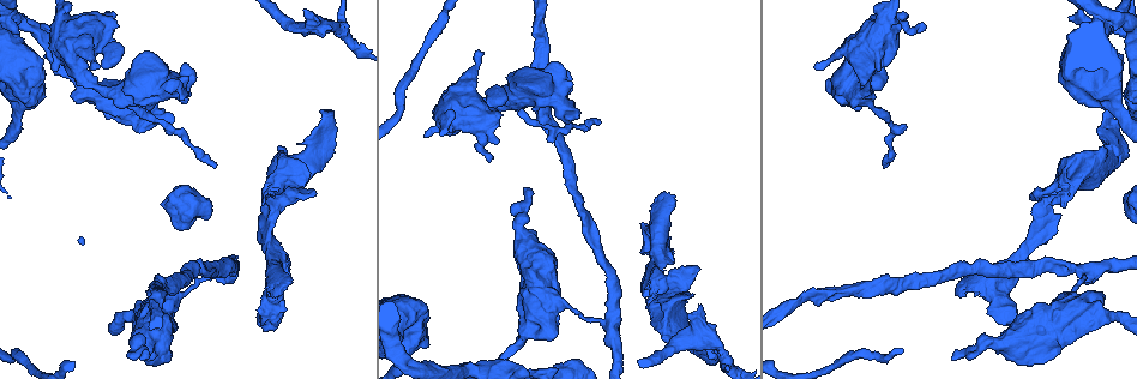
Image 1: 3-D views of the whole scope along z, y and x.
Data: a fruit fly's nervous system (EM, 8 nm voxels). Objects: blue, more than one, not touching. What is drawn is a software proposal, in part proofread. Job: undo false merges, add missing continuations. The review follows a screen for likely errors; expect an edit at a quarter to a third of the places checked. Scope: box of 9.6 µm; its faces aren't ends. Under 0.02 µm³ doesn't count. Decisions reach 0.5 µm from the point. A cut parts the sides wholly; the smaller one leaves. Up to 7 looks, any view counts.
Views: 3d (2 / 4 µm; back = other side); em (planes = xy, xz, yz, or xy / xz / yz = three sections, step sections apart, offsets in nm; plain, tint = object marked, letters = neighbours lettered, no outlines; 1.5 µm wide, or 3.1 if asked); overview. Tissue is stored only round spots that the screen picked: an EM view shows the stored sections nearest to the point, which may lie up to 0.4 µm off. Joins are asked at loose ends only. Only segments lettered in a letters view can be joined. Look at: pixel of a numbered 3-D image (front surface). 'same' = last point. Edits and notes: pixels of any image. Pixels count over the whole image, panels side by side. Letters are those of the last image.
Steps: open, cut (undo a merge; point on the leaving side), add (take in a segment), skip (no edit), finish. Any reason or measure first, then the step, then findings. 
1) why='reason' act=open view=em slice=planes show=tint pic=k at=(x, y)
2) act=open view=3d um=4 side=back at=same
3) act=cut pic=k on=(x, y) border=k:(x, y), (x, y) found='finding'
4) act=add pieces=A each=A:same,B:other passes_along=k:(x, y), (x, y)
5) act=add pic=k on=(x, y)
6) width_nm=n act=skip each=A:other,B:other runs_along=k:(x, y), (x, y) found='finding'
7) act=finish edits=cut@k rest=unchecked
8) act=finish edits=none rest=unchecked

why='four or more arms meet' act=open view=3d um=4 pic=1 at=(673, 294)

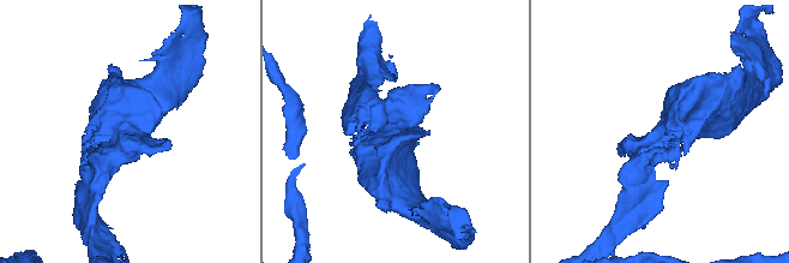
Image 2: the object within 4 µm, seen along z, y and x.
why='need the tissue' act=open view=em slice=xz step=8 show=tint pic=2 at=(124, 132)

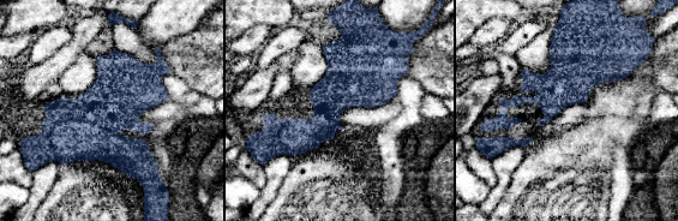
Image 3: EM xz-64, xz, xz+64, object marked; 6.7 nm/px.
act=open view=em slice=planes show=letters at=same

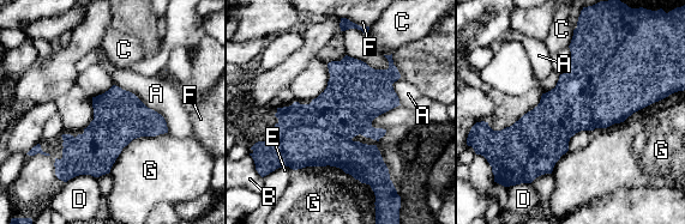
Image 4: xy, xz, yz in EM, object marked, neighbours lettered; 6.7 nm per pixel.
act=skip each=A:other,B:other,C:other,D:other,E:other,F:other,G:other border=4:(168, 132), (133, 138), (108, 173) found='continuous, no second neuron'

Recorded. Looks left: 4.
why='thick end' act=open view=3d um=4 pic=1 at=(184, 99)

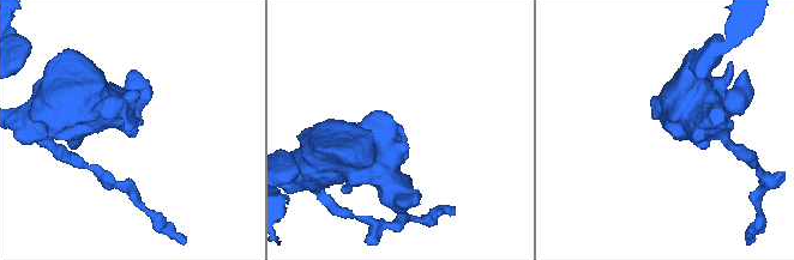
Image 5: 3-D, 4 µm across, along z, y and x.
why='now the EM' act=open view=em slice=yz step=4 show=letters pic=5 at=(664, 130)

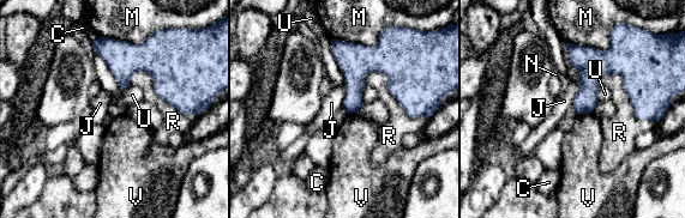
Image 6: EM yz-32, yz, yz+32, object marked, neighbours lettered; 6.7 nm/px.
act=skip each=C:other,J:other,M:other,N:other,R:other,U:other,V:other border=6:(577, 83), (577, 92), (571, 106) found='none of them fits'

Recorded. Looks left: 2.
act=finish edits=none rest=unchecked

